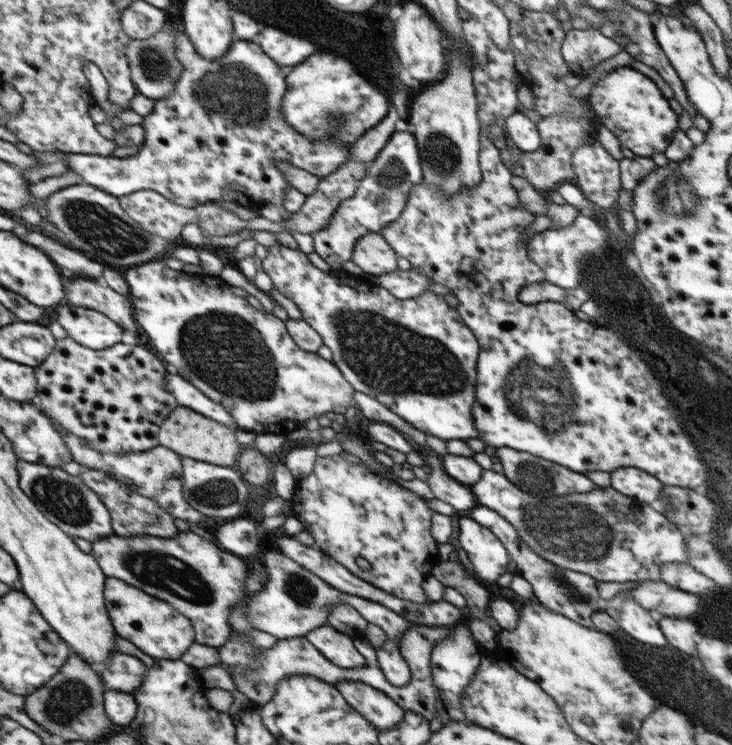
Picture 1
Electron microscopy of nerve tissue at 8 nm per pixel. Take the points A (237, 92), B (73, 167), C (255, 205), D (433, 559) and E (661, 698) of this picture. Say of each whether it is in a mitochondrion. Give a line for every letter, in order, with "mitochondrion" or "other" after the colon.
A: mitochondrion
B: other
C: other
D: other
E: other

